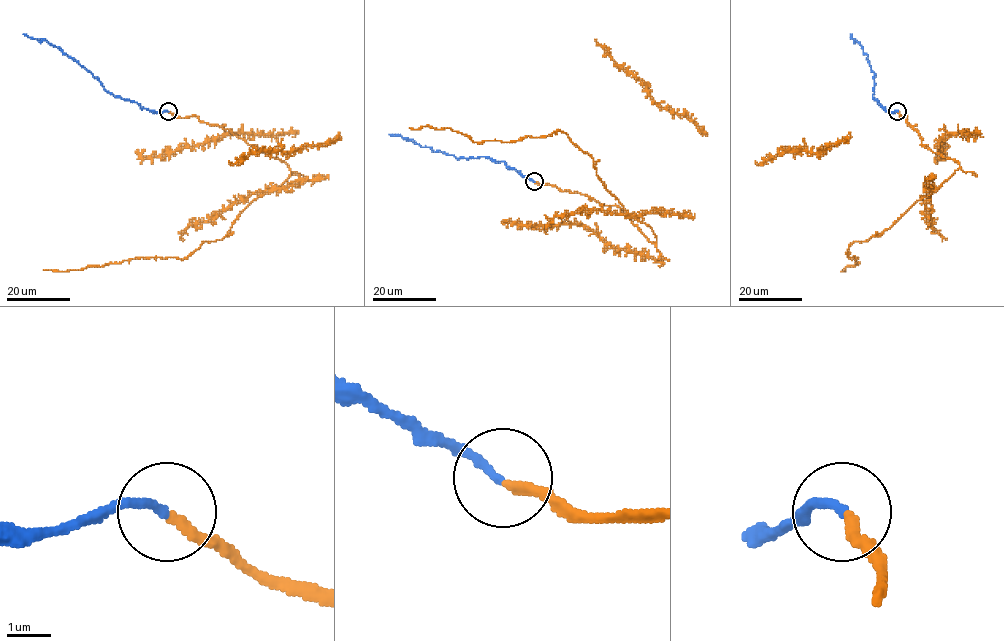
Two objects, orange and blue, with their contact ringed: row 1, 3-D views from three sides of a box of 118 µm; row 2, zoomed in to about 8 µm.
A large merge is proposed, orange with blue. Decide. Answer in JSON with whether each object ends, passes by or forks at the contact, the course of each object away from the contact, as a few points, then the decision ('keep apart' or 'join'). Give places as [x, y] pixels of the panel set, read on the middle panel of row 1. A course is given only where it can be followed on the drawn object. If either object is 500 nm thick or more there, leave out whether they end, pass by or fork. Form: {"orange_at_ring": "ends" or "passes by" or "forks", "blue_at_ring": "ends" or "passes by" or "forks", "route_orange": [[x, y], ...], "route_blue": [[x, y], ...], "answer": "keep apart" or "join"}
{"orange_at_ring": "ends", "blue_at_ring": "ends", "route_orange": [[534, 182], [616, 205], [654, 244], [566, 132], [478, 143], [449, 128], [410, 127]], "route_blue": [[534, 181], [503, 161], [494, 162], [485, 157], [456, 158], [388, 134]], "answer": "join"}

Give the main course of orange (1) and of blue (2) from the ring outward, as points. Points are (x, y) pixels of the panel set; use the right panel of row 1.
1: (898, 111), (921, 144), (960, 167), (879, 235), (848, 246), (847, 255), (859, 263), (843, 270)
2: (897, 111), (889, 113), (873, 97), (874, 73), (862, 47), (850, 33)

